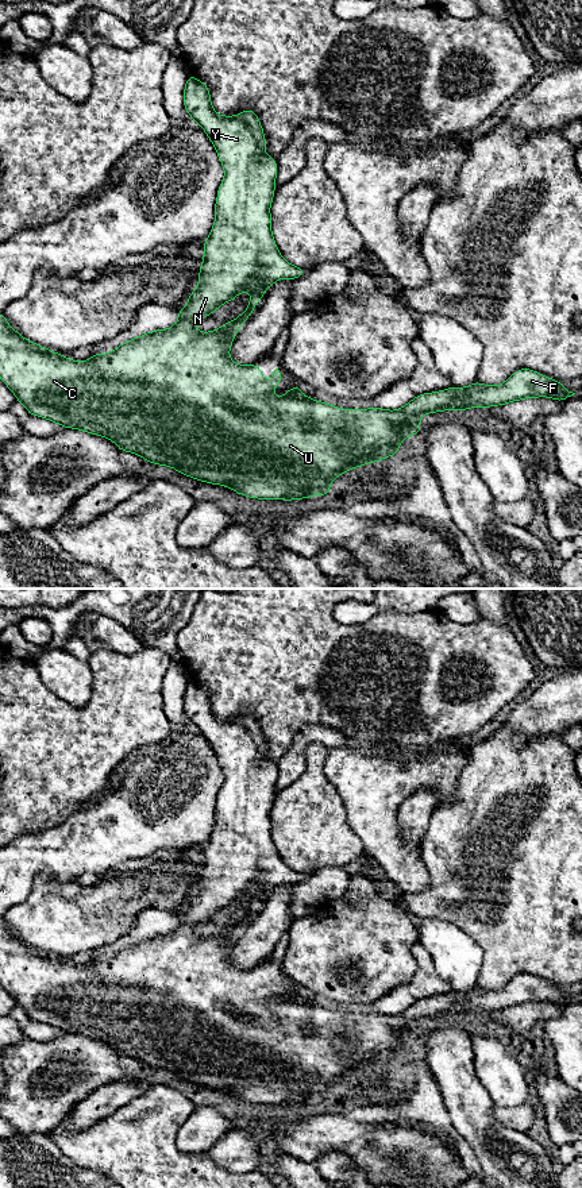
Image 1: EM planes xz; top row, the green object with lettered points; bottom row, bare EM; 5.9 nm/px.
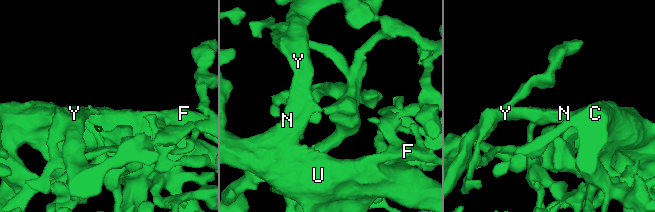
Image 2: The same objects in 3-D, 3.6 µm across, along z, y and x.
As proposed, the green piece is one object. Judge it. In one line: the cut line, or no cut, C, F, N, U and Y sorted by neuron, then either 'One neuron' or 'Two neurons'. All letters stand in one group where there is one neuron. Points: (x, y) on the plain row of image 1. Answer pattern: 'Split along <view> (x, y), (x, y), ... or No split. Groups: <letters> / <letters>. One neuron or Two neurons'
No split. Groups: C F N U Y. One neuron

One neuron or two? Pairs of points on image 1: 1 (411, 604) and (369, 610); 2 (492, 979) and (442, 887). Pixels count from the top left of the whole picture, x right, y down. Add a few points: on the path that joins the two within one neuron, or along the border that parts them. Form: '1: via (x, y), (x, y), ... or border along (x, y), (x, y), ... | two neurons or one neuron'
1: via (400, 602), (380, 604) | one neuron
2: via (492, 953), (492, 944), (459, 911), (447, 911) | one neuron

